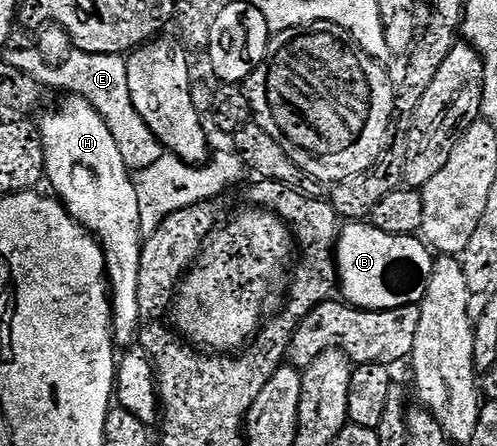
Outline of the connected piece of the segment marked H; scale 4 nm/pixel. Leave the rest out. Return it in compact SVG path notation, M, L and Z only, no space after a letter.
M71 94L62 103L59 111L46 115L42 119L42 147L46 158L45 178L54 186L57 196L66 212L91 235L97 239L106 254L106 278L110 293L110 319L112 320L112 338L119 348L126 349L138 338L140 323L140 301L138 300L138 278L140 277L140 253L144 236L140 227L140 206L136 189L131 179L132 172L126 167L119 146L104 117L80 95Z

